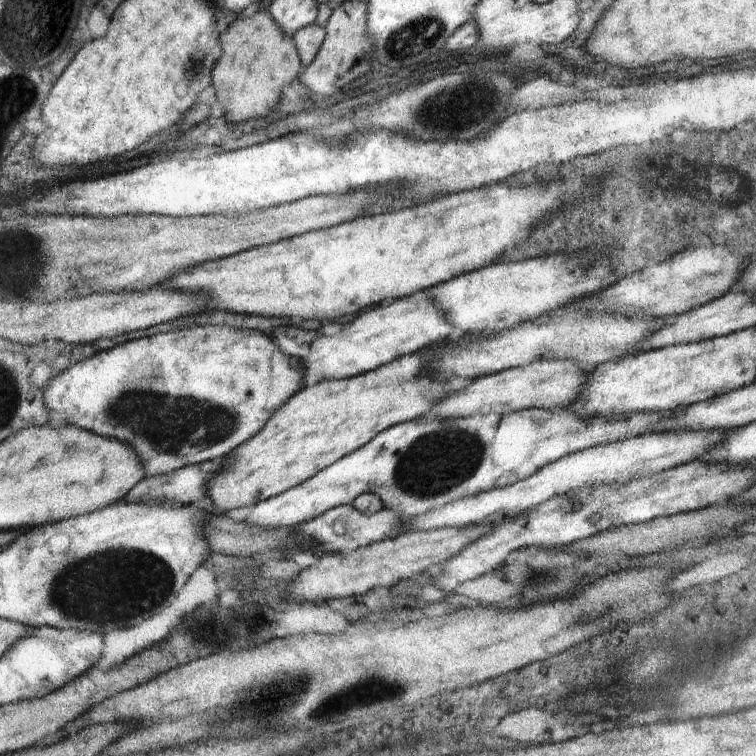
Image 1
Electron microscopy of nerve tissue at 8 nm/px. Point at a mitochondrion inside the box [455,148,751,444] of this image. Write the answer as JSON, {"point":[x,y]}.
{"point":[651,163]}

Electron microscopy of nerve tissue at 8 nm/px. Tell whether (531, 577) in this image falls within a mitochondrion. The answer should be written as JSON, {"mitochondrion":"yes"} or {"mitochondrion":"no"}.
{"mitochondrion":"yes"}

